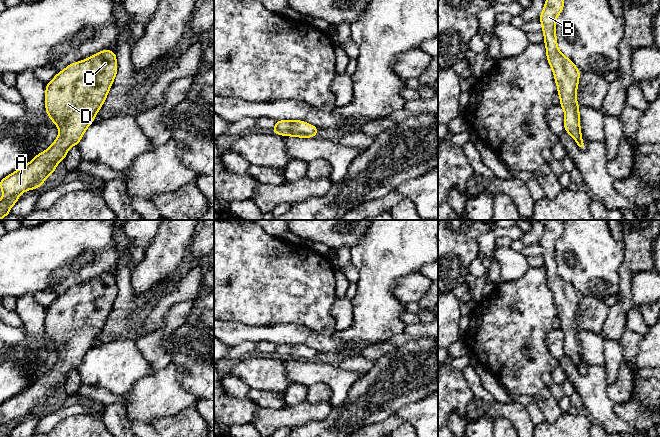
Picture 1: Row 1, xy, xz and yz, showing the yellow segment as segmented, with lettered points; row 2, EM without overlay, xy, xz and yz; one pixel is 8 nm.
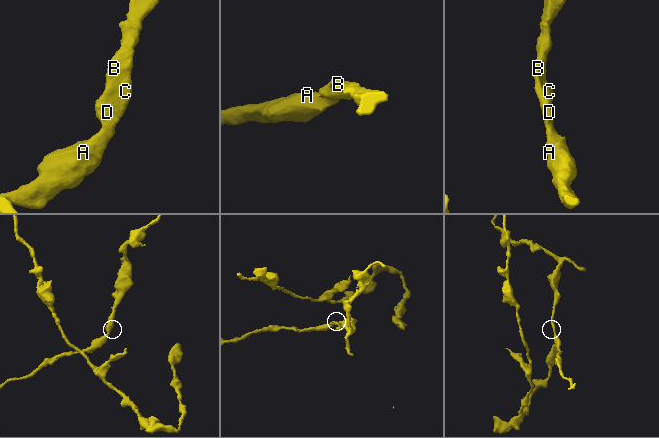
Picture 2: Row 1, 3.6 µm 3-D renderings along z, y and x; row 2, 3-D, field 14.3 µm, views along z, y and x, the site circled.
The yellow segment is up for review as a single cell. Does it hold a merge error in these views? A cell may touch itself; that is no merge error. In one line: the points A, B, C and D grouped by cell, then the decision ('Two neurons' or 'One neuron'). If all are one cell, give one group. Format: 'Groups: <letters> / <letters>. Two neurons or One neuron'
Groups: A B C D. One neuron

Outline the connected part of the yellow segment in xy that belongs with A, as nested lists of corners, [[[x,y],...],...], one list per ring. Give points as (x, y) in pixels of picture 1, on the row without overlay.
[[[102,274],[89,282],[68,289],[46,308],[46,337],[58,350],[59,358],[53,368],[35,382],[0,404],[3,422],[0,437],[10,437],[10,432],[19,425],[18,420],[25,415],[40,412],[47,401],[56,394],[56,389],[66,382],[68,373],[78,369],[88,350],[102,331],[117,298],[117,283],[114,275]]]

